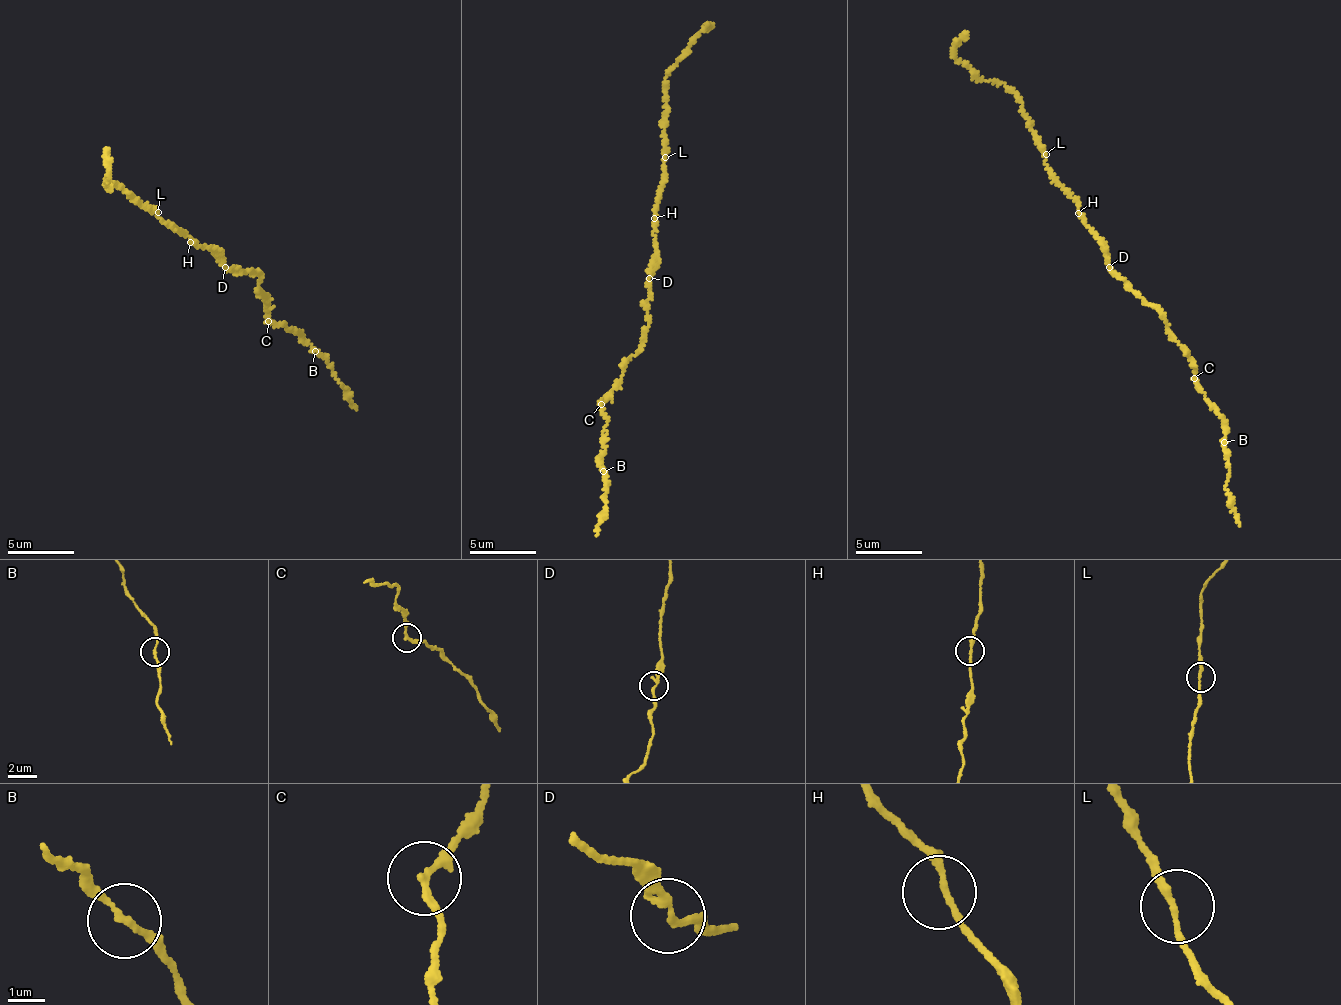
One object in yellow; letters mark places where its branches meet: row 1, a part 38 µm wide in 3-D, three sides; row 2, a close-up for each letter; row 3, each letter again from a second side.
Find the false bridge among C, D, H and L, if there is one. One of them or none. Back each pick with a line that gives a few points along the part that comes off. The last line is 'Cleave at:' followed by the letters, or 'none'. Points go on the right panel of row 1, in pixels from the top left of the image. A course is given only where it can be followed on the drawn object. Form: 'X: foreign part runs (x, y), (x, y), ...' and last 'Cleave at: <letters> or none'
Cleave at: none

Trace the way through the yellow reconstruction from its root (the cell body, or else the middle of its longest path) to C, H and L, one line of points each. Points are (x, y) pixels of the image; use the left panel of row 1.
C: (226, 266), (258, 272), (258, 289), (268, 300), (269, 322)
H: (226, 266), (225, 258), (216, 251), (197, 248), (190, 242)
L: (226, 266), (222, 255), (211, 249), (203, 249), (181, 235), (158, 218), (158, 212)

